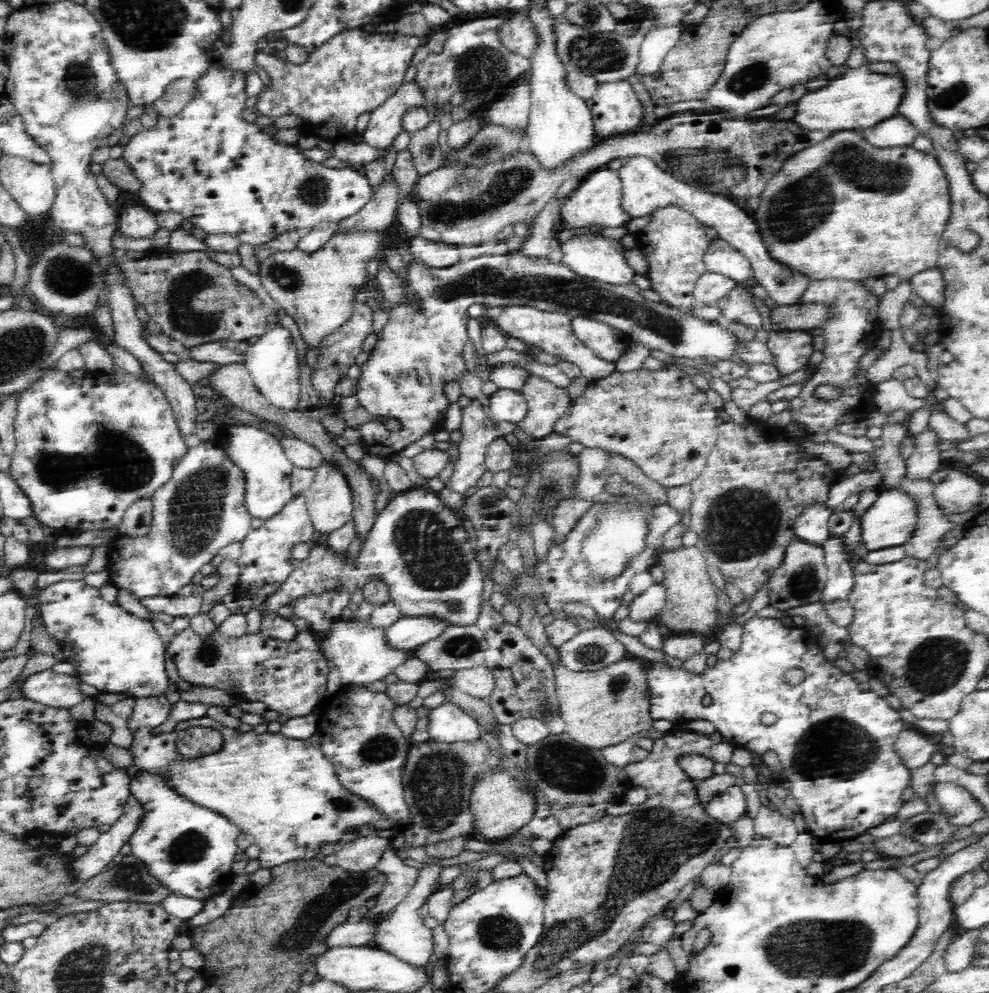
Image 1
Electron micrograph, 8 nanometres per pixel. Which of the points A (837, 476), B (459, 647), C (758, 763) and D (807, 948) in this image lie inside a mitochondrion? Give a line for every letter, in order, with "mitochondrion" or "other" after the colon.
A: other
B: mitochondrion
C: other
D: mitochondrion

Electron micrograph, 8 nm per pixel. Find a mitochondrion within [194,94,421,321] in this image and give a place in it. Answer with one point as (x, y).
(314, 191)

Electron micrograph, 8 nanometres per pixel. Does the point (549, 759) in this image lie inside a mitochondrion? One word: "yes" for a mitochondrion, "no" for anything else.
yes

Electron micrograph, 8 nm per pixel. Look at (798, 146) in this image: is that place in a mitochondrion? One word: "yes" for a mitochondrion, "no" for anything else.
no

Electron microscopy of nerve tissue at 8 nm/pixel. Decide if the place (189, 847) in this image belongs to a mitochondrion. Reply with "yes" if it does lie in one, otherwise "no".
yes

